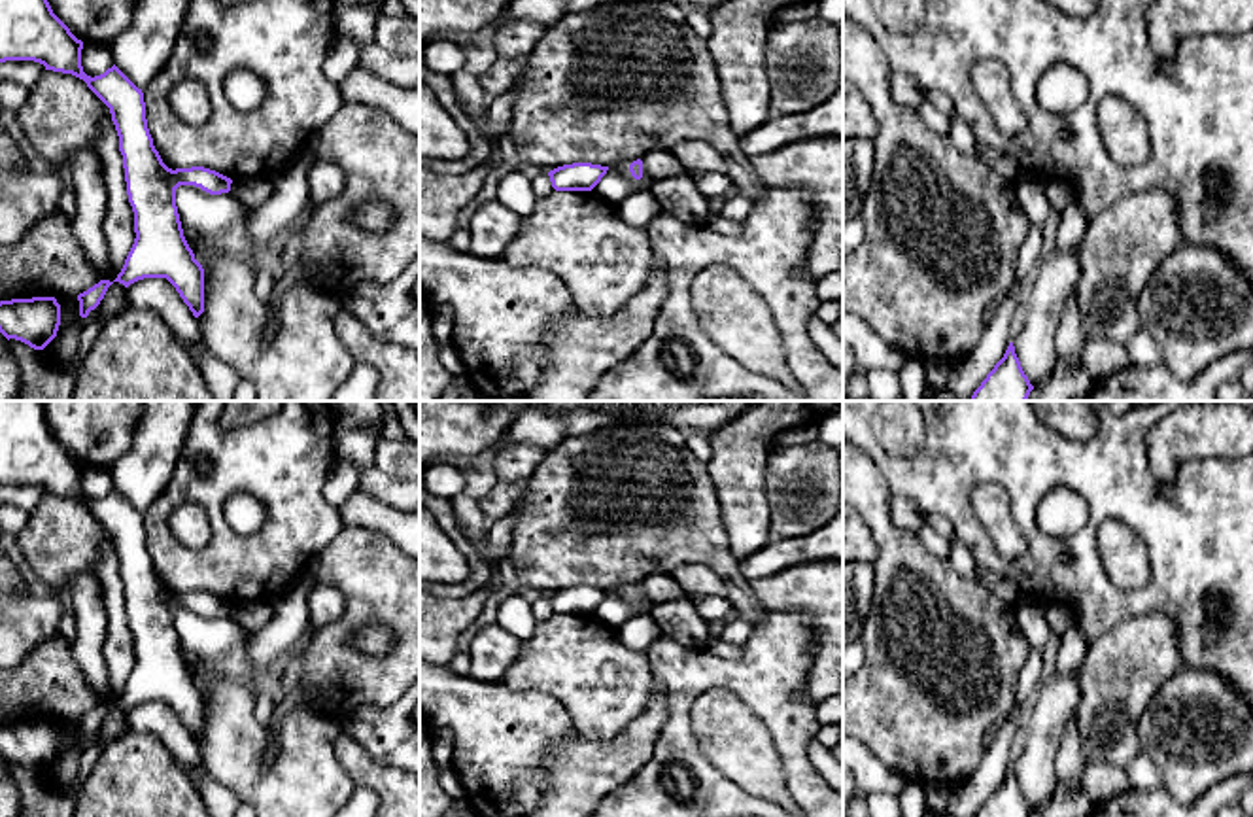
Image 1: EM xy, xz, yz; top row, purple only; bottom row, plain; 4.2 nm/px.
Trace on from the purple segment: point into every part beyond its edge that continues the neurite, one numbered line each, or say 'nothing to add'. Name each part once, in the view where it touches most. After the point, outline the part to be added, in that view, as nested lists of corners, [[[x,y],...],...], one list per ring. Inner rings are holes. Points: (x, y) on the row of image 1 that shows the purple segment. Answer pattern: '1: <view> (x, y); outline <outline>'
nothing to add

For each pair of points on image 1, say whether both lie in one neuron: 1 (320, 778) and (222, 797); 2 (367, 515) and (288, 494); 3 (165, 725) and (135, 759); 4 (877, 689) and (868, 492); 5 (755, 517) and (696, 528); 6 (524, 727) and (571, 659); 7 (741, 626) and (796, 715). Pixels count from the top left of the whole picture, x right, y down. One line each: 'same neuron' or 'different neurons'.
1: different neurons
2: different neurons
3: different neurons
4: same neuron
5: different neurons
6: different neurons
7: different neurons

